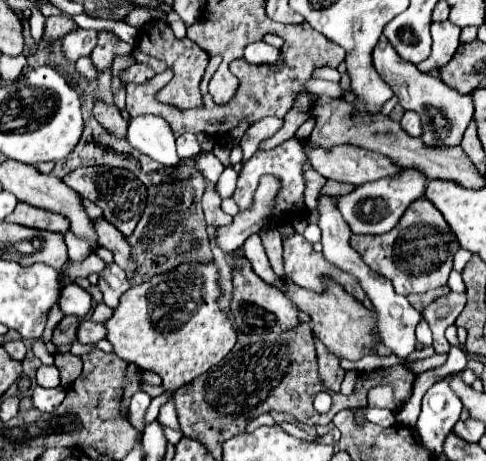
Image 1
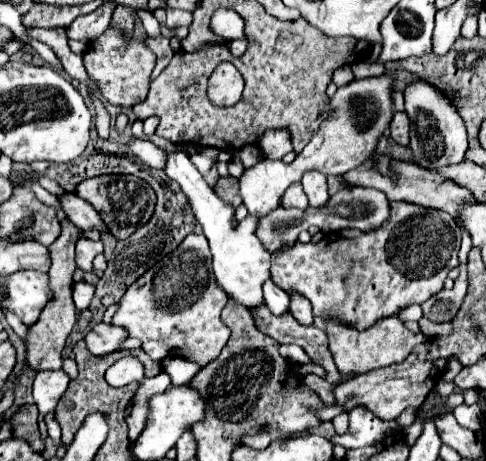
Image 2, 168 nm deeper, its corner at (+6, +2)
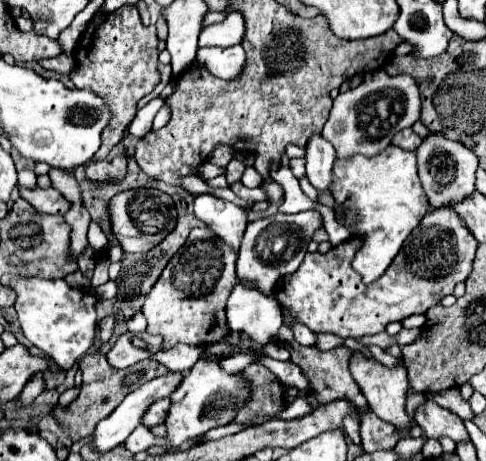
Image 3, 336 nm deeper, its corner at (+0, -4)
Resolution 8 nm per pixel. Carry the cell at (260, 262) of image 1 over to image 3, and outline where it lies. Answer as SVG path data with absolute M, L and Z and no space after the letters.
M294 322L294 326L290 326L290 328L292 328L292 332L294 332L296 342L300 342L302 346L314 346L316 336L314 336L314 332L312 332L310 328L306 328L306 326L300 324L300 322Z

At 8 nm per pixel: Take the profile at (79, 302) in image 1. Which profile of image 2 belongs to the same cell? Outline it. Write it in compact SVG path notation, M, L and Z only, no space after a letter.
M76 282L74 284L74 304L78 310L86 310L90 306L90 300L96 292L96 286L88 284L88 282Z

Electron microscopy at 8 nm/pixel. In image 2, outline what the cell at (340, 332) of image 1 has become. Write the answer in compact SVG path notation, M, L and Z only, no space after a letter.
M396 316L382 318L366 330L356 330L338 322L326 322L326 334L330 340L330 352L334 356L334 362L344 376L360 376L378 368L386 368L390 364L398 364L408 358L416 344L426 340L422 334L410 332Z

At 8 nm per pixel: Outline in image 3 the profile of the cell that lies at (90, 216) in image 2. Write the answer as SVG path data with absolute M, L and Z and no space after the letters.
M20 186L20 196L26 198L38 212L46 214L66 214L70 210L70 202L56 188L36 188L28 190Z

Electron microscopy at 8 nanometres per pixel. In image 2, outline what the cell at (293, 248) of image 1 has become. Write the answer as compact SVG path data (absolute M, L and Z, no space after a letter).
M392 202L392 212L388 220L368 232L362 230L338 230L330 232L318 244L296 242L292 248L286 248L272 256L272 282L286 290L288 294L298 292L310 300L314 316L324 320L336 320L348 324L356 330L370 328L376 320L396 316L400 308L412 304L422 304L444 286L444 280L452 268L460 264L460 228L454 218L442 210L422 208L408 202Z

